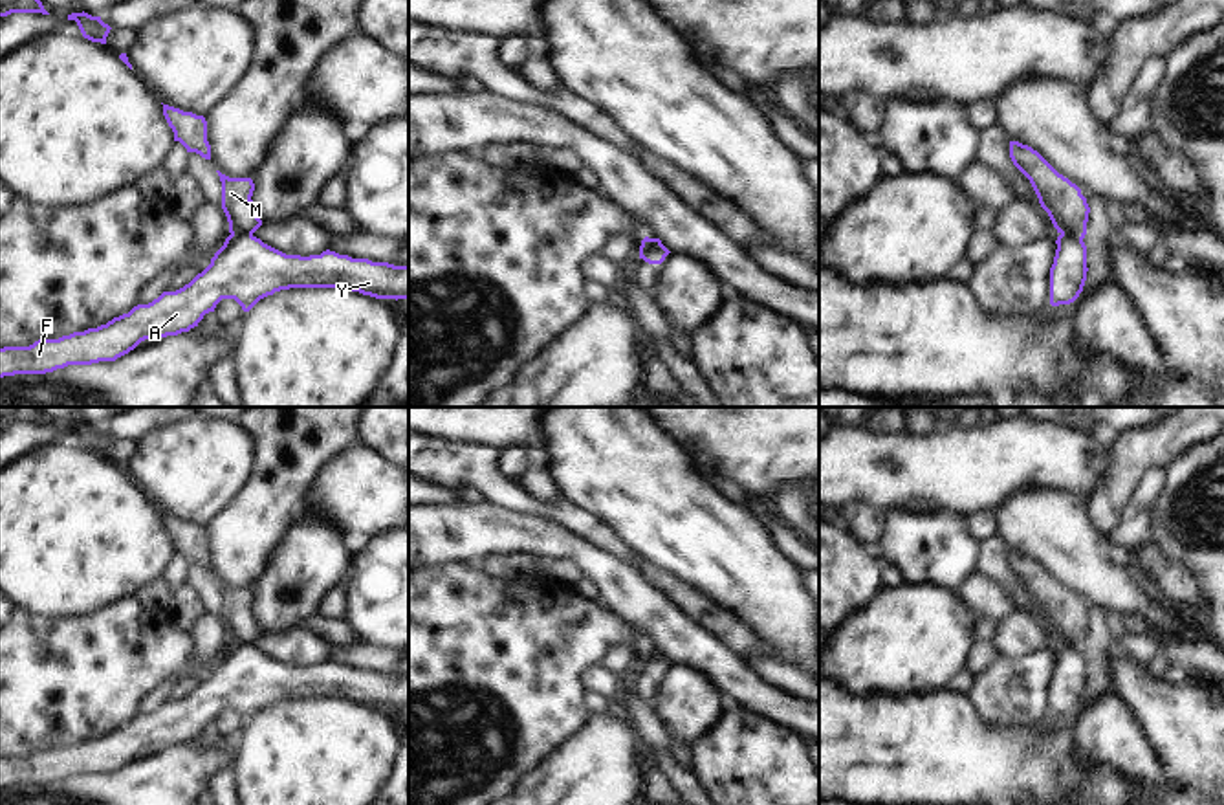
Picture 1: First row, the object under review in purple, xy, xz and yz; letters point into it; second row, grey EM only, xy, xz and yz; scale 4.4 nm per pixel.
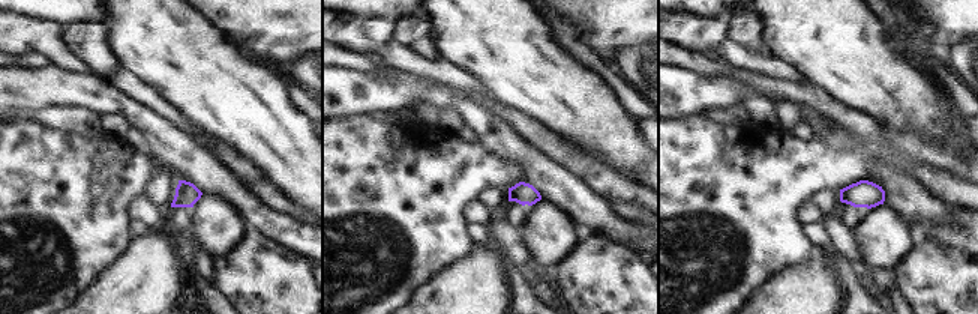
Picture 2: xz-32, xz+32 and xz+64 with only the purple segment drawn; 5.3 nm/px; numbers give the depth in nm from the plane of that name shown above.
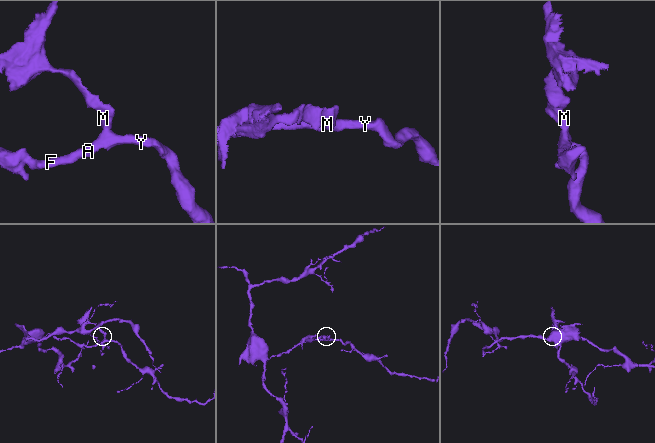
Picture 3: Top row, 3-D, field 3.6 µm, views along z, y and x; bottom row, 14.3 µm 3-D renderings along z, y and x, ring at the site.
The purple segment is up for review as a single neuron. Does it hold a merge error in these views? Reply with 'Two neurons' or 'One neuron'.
Two neurons.

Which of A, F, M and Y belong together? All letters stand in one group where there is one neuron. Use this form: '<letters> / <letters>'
A F Y / M

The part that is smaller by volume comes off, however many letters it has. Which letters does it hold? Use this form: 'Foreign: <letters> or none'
Foreign: M

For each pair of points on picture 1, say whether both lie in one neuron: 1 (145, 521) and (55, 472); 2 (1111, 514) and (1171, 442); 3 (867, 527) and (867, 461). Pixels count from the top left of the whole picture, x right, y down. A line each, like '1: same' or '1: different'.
1: same
2: same
3: different

